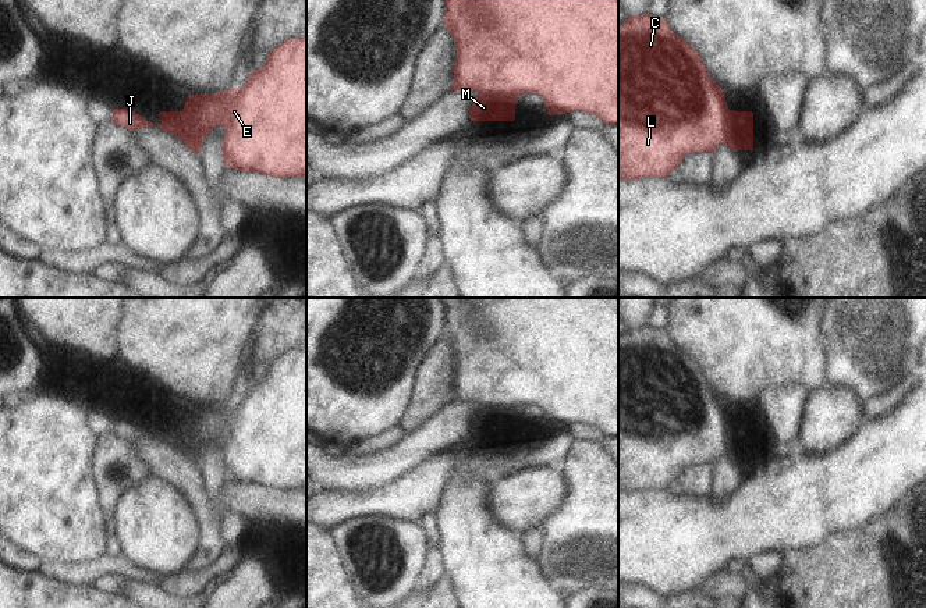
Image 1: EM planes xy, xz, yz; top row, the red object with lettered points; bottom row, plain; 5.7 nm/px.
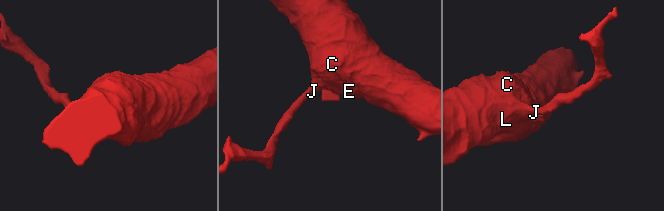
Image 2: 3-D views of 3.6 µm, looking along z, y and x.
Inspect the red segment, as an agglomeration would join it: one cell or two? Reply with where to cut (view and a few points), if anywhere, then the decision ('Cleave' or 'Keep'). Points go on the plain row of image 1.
No split. Keep.

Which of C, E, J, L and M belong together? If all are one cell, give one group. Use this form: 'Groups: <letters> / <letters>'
Groups: C E J L M.

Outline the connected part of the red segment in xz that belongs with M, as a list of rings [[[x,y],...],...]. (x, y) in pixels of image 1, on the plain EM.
[[[440,298],[446,306],[443,337],[454,349],[457,370],[450,402],[475,402],[479,405],[469,419],[471,433],[514,433],[515,416],[522,405],[536,405],[543,410],[547,426],[567,426],[581,422],[592,424],[603,435],[618,437],[618,298]]]

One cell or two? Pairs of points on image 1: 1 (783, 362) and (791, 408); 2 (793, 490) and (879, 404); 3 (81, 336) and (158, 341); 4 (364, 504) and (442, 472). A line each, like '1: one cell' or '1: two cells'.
1: two cells
2: two cells
3: two cells
4: one cell

